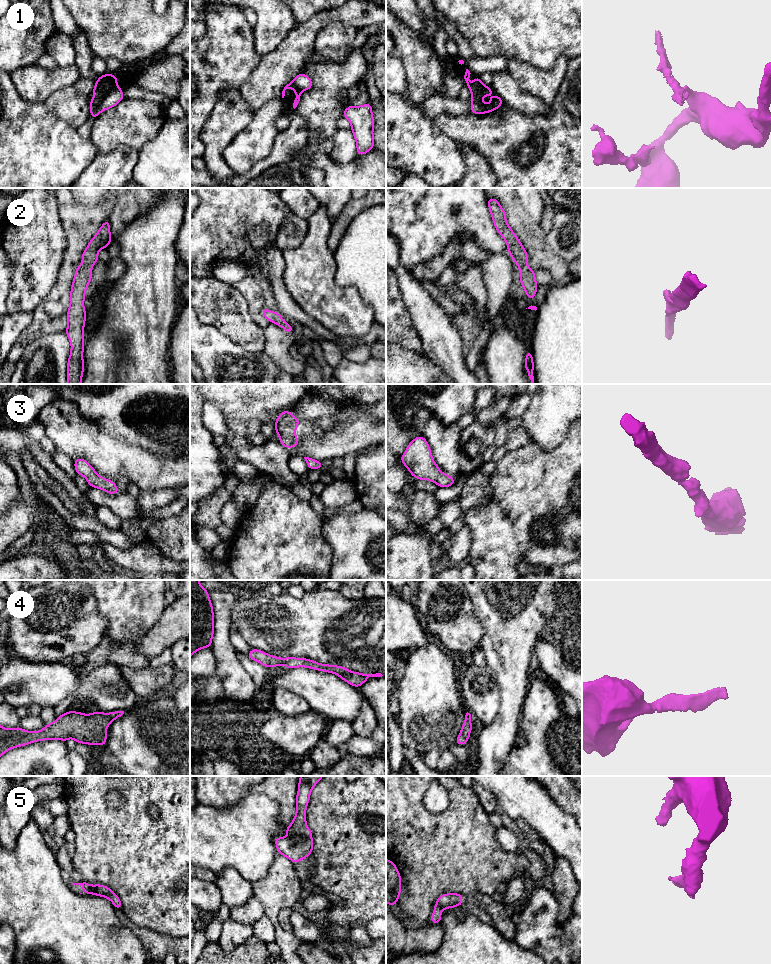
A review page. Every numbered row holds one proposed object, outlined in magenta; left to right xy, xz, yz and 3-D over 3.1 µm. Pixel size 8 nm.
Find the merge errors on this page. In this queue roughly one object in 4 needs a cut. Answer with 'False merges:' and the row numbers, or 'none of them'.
False merges: 1

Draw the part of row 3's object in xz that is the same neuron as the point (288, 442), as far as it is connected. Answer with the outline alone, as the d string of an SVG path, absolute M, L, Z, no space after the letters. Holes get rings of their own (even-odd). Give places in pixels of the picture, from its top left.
M284 410L280 413L280 416L274 422L275 432L278 434L282 446L287 449L292 447L294 450L300 442L300 439L294 435L301 420L297 419L291 411Z

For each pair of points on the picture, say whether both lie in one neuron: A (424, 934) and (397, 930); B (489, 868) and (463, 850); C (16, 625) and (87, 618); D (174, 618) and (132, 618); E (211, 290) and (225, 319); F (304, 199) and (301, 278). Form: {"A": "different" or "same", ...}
{"A": "same", "B": "same", "C": "same", "D": "different", "E": "same", "F": "different"}

